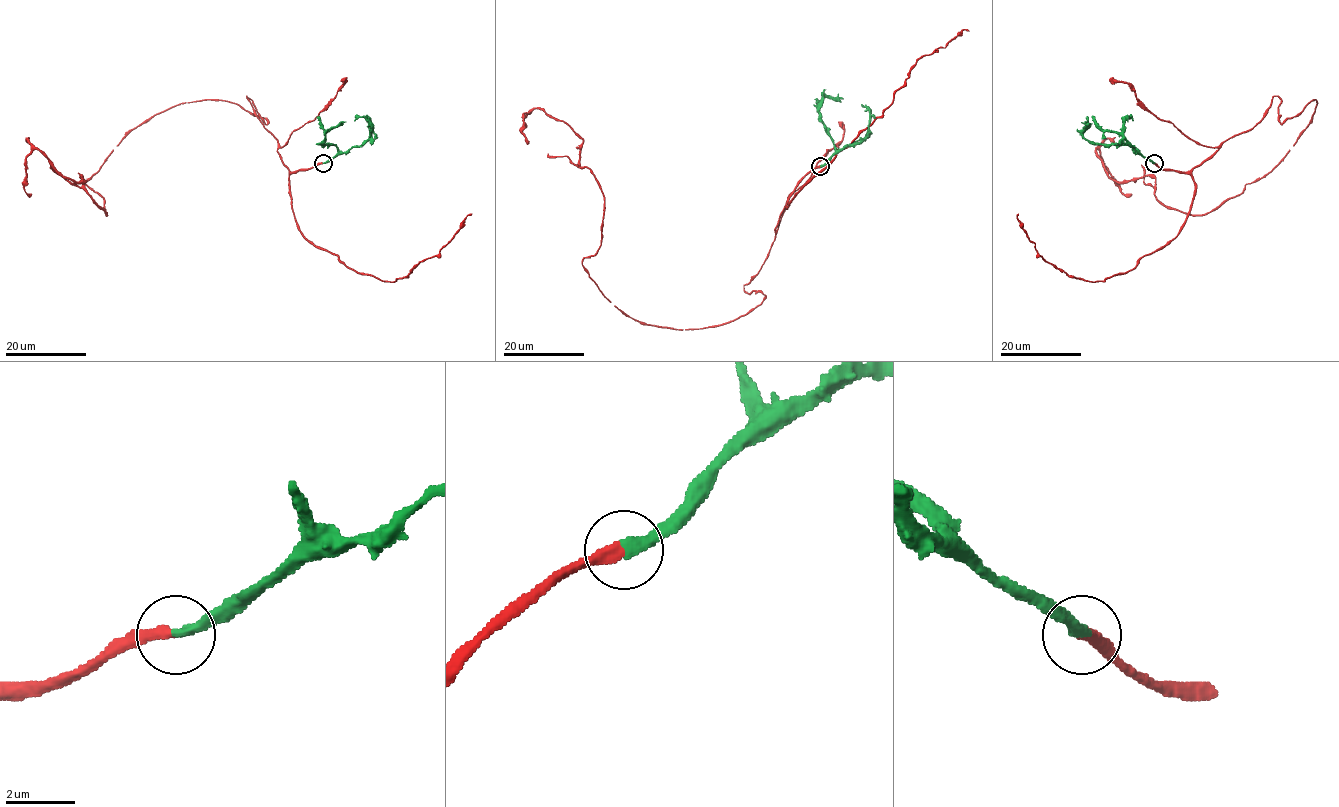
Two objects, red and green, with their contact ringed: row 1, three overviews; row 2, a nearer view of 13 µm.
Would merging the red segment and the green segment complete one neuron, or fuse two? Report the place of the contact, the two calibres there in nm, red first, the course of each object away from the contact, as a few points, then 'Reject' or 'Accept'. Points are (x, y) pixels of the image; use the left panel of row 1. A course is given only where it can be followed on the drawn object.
Place: (323, 163). Thickness 340 nm (red) against 320 nm. Course of red: (323, 163), (291, 171), (246, 96), (266, 124), (205, 100), (85, 183), (107, 215), (37, 149), (29, 194). Course of green: (323, 163), (336, 154), (337, 148), (321, 143), (325, 134), (345, 122). Accept

